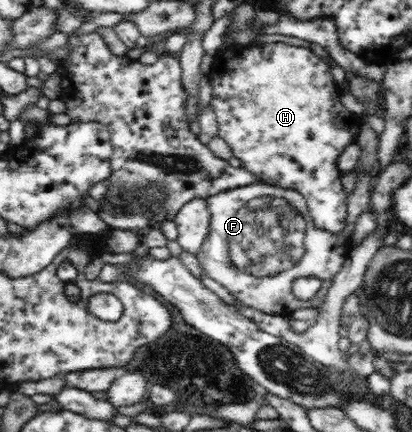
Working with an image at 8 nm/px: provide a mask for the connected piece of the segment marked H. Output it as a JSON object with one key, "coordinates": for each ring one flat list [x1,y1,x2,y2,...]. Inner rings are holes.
{"coordinates":[[283,42,267,43,263,45,233,45,229,48,220,48,214,55,214,63,210,69,210,82,212,86,212,100,210,103,213,105,212,109,216,115,216,121,219,128,219,136,229,144,231,147,232,155,240,160,241,166,253,175,259,176,259,179,275,183,275,186,290,189,299,192,306,201,308,211,311,212,313,221,317,227,327,229,331,233,337,233,345,227,346,219,348,216,347,203,348,195,343,190,341,184,341,177,343,171,338,168,338,159,341,152,349,145,355,144,359,130,363,125,363,118,341,104,340,88,336,84,334,77,330,71,329,64,323,62,321,57,313,54,311,50,303,47,287,45]]}

